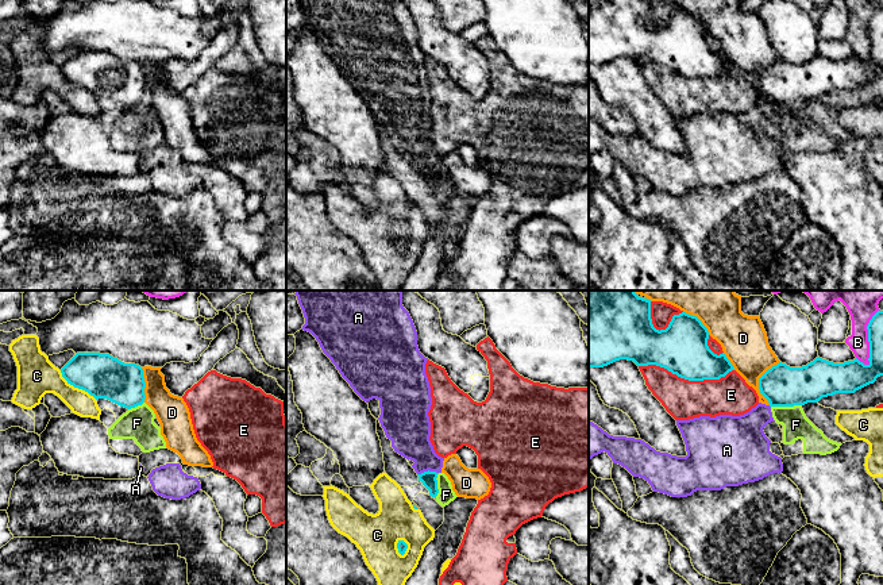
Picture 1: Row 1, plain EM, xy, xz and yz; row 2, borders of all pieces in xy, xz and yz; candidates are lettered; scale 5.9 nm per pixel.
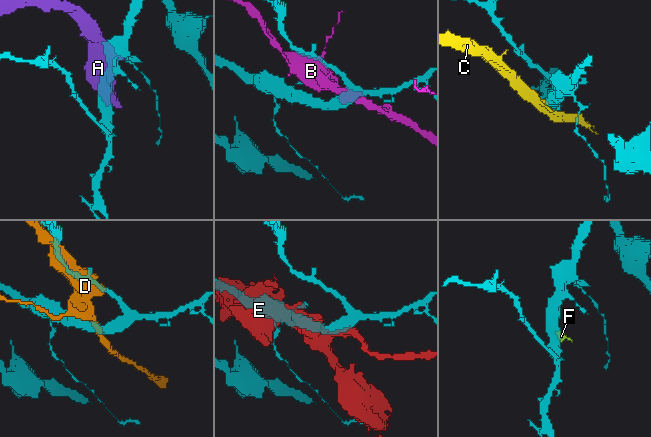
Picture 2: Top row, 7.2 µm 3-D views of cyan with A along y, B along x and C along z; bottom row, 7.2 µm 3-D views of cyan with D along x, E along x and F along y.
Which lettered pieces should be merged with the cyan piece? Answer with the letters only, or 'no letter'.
no letter

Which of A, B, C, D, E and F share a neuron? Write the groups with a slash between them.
A F / B / C / D / E

